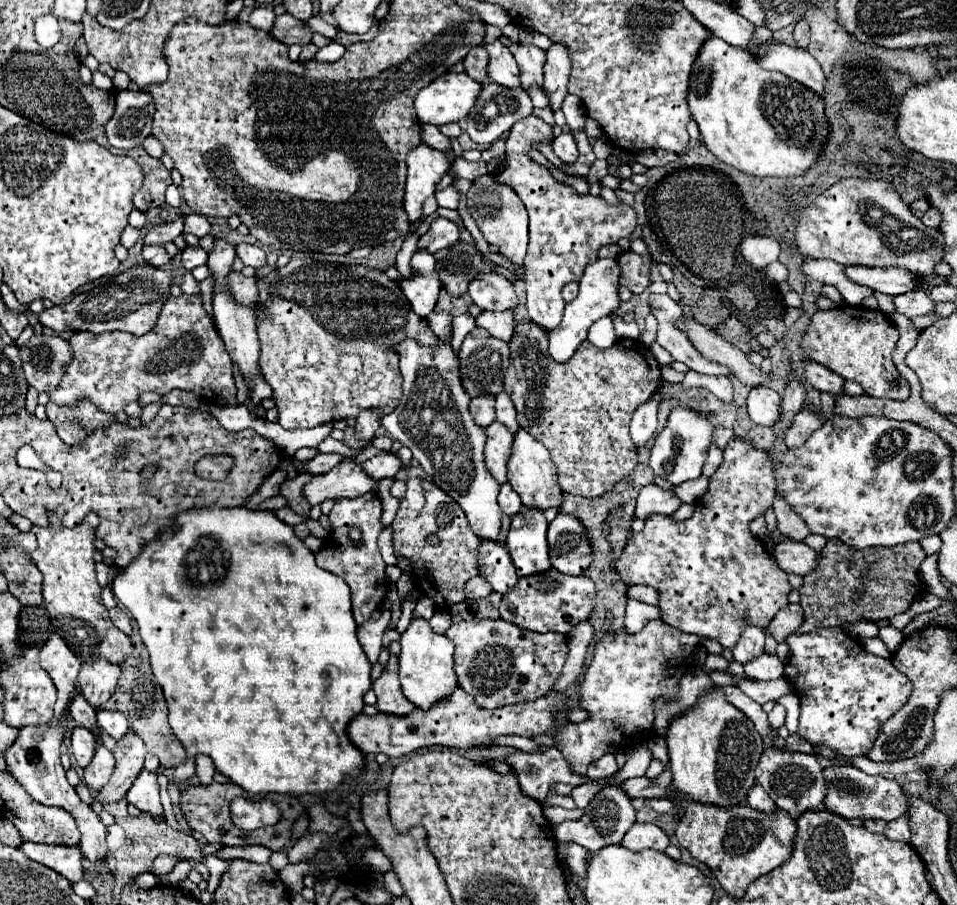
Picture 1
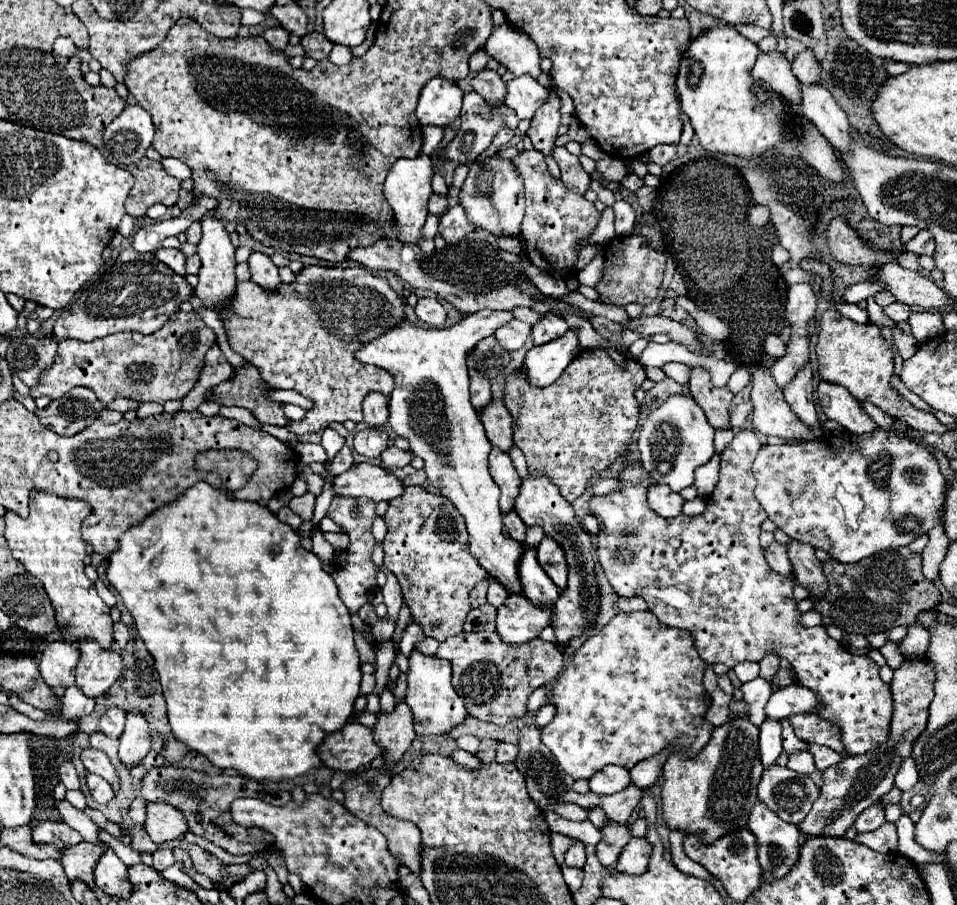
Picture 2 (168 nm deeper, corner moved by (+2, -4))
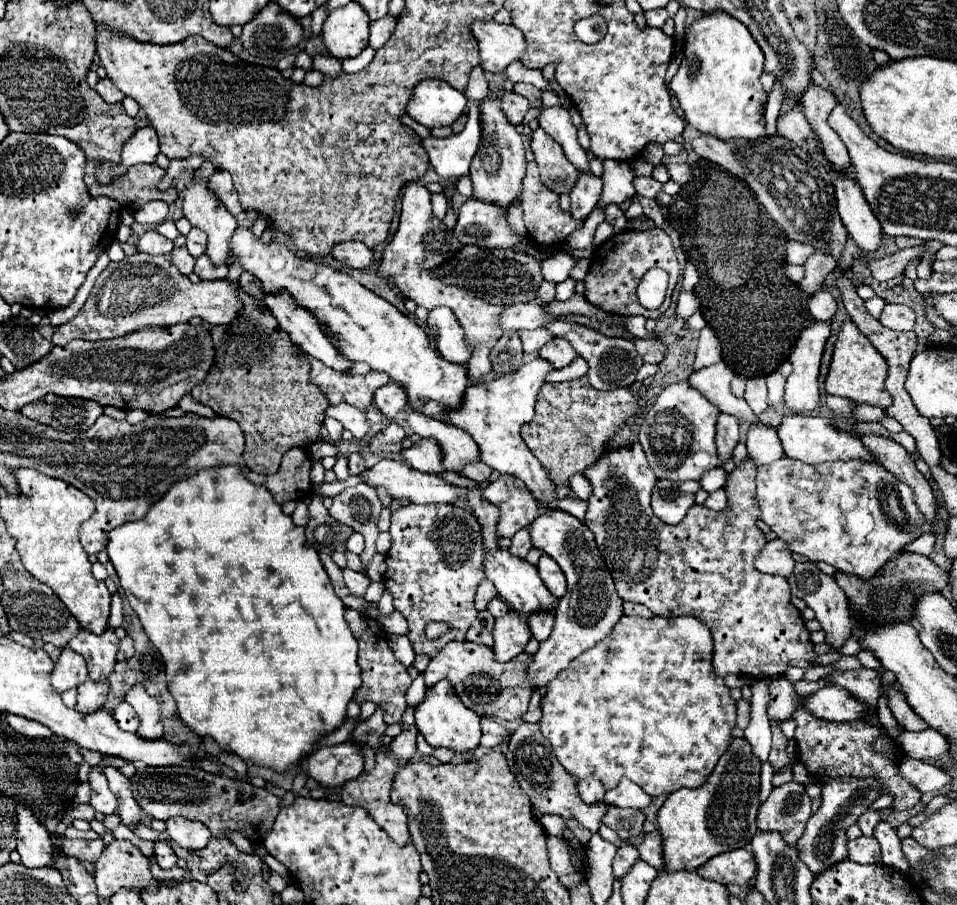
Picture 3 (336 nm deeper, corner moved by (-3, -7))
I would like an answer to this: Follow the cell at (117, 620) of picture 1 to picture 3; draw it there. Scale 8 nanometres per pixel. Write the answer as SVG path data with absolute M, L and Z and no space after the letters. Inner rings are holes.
M127 634L127 636L121 640L121 644L119 644L117 660L121 662L121 660L127 660L127 658L131 658L131 656L133 656L133 638Z

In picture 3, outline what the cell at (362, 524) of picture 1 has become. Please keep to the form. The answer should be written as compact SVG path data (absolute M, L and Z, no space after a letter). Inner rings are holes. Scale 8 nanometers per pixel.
M357 484L353 488L343 490L333 498L333 506L329 508L329 514L337 522L353 528L355 532L365 534L365 550L361 552L363 574L367 574L367 566L377 552L375 550L375 540L379 536L377 518L381 510L383 504L377 492L367 484Z

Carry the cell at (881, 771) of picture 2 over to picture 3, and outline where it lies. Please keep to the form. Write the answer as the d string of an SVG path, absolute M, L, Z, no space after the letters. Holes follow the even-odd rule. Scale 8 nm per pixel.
M857 778L857 780L827 780L821 790L821 806L809 818L803 836L797 840L797 850L801 860L817 876L825 868L847 858L847 828L857 824L857 818L865 814L871 804L881 796L883 786L877 778Z

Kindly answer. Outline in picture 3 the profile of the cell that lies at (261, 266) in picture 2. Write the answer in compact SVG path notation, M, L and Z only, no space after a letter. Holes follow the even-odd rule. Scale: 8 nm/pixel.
M277 292L277 296L267 294L265 304L273 312L281 328L285 328L285 332L291 336L291 340L307 354L339 372L347 372L351 368L351 362L335 352L317 320L313 320L313 314L297 308L297 304L289 300L287 292Z

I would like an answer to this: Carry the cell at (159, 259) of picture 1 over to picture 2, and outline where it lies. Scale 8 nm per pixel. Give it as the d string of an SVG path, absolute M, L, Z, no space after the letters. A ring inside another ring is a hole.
M158 249L154 253L160 261L164 261L178 275L186 275L186 257L178 249Z

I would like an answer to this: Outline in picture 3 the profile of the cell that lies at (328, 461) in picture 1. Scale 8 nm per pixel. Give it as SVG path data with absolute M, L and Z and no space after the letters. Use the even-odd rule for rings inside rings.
M359 452L349 454L349 474L357 476L357 474L361 474L363 470L365 470L365 460L363 460L363 456L361 456Z

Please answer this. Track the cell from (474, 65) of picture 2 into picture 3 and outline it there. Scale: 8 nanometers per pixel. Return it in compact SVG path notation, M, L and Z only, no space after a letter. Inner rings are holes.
M475 66L473 72L469 74L469 84L467 84L465 96L473 98L473 100L481 100L487 96L487 80L485 80L485 72L481 66Z

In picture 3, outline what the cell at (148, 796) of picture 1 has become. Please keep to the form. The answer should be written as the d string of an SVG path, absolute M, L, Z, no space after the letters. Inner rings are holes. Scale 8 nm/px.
M175 816L173 820L167 820L165 824L167 824L165 832L169 834L169 838L187 850L205 848L205 844L211 838L209 828L201 822L193 822L193 820L185 820L181 816Z

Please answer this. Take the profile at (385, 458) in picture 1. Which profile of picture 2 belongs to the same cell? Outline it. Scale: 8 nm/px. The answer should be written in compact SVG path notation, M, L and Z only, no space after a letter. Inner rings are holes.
M388 447L384 453L382 453L382 465L384 465L384 469L390 469L390 471L394 471L394 469L402 469L402 467L406 467L412 459L414 459L414 453L412 453L412 449L410 451L402 451L402 449L398 449L398 447Z

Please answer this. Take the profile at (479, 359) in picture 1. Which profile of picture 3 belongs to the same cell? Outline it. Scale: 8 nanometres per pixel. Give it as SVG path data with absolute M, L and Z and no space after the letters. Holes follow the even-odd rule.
M505 332L489 354L491 368L497 374L513 374L523 364L523 350L517 332Z

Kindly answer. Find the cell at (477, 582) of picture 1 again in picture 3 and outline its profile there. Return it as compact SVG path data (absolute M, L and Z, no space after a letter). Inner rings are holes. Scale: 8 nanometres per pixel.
M483 580L483 582L479 584L479 588L477 588L477 594L475 594L475 608L477 608L477 610L485 610L487 604L489 604L489 600L495 598L495 596L497 596L497 590L495 590L493 582Z

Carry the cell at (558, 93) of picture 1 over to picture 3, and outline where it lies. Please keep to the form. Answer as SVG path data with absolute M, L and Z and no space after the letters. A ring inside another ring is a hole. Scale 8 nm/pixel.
M537 128L533 132L531 150L535 154L535 162L539 164L541 180L557 194L569 194L577 180L577 170L569 164L569 160L565 160L561 146L543 128Z

